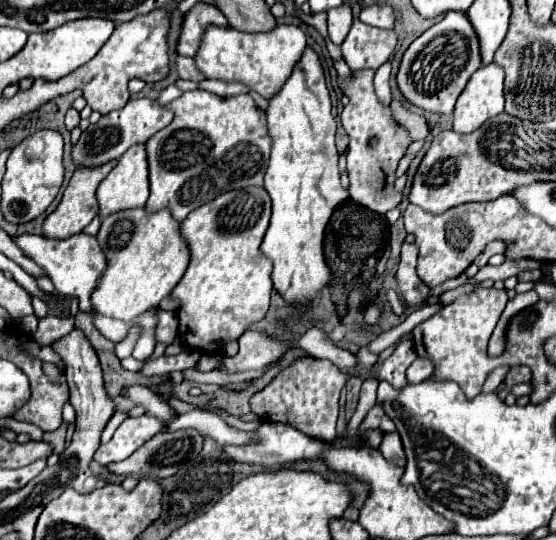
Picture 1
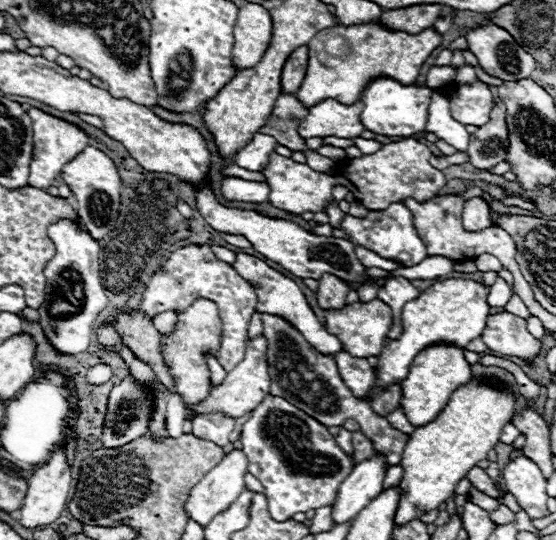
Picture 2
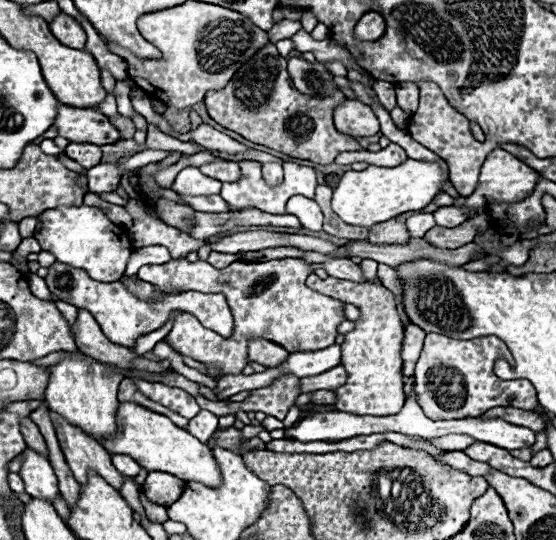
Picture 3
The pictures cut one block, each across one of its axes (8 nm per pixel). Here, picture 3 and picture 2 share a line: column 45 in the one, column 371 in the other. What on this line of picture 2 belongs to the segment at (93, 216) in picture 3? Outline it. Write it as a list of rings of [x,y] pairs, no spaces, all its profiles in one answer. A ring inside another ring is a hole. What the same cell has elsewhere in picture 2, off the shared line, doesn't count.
[[[402,202],[390,204],[386,210],[380,210],[380,212],[372,210],[372,212],[368,212],[366,218],[346,216],[342,222],[342,230],[350,234],[352,244],[360,244],[360,246],[376,252],[382,258],[398,260],[404,266],[416,266],[428,256],[424,242],[420,240],[420,236],[416,234],[414,226],[412,226],[412,214]]]

